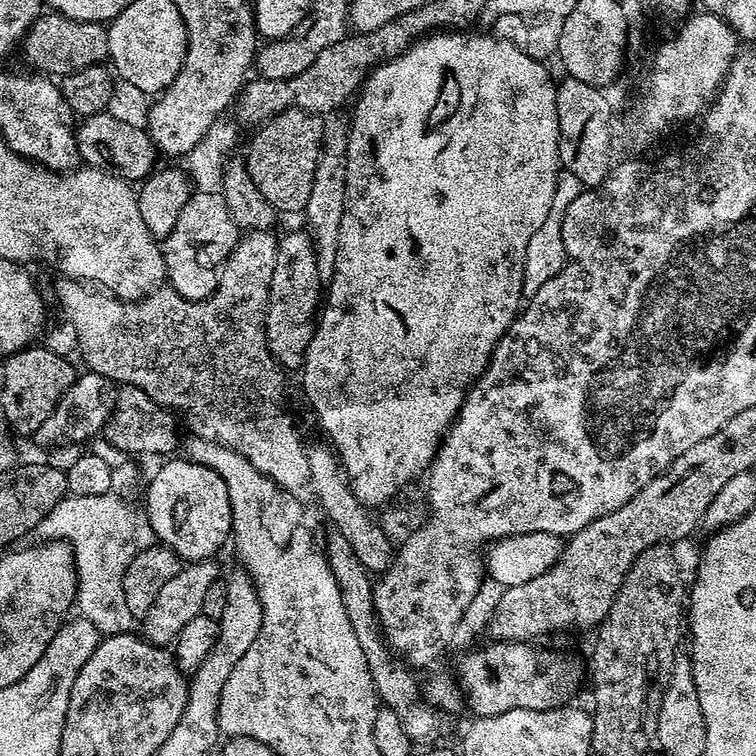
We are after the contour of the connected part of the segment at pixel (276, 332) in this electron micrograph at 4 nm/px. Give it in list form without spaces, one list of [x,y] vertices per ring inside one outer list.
[[[304,230],[281,235],[278,240],[278,259],[274,261],[274,278],[270,278],[270,299],[268,317],[264,319],[264,333],[268,335],[268,348],[272,356],[282,366],[303,365],[321,304],[322,281],[318,274],[316,247],[312,244],[311,235]]]

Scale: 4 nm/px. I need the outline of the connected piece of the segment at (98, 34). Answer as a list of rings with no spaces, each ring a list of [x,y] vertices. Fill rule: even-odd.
[[[41,14],[23,36],[22,51],[29,69],[49,78],[68,76],[91,64],[108,60],[108,29],[103,23],[71,20],[59,14]]]

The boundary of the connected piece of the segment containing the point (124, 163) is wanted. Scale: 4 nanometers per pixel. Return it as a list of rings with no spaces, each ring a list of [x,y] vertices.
[[[115,111],[99,112],[93,116],[83,117],[76,125],[76,145],[80,151],[80,159],[89,168],[97,168],[103,172],[115,172],[129,182],[140,182],[157,167],[156,156],[158,149],[152,139],[148,137],[147,127],[131,124],[120,116],[115,116]]]

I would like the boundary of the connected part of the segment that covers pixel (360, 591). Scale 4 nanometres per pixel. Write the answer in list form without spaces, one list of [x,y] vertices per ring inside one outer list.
[[[332,530],[329,533],[328,541],[322,544],[322,551],[340,587],[342,606],[346,606],[346,614],[350,614],[350,626],[354,626],[354,634],[358,634],[358,646],[362,646],[366,654],[377,697],[382,701],[383,707],[393,708],[397,712],[406,734],[413,742],[439,741],[436,739],[440,736],[441,713],[422,698],[422,684],[421,681],[416,681],[416,676],[412,673],[415,671],[403,659],[394,658],[388,647],[388,641],[378,631],[372,597],[373,577],[368,569],[362,566],[362,562],[358,562],[358,554],[354,554],[350,542],[346,542],[346,538],[342,538],[340,532]]]

